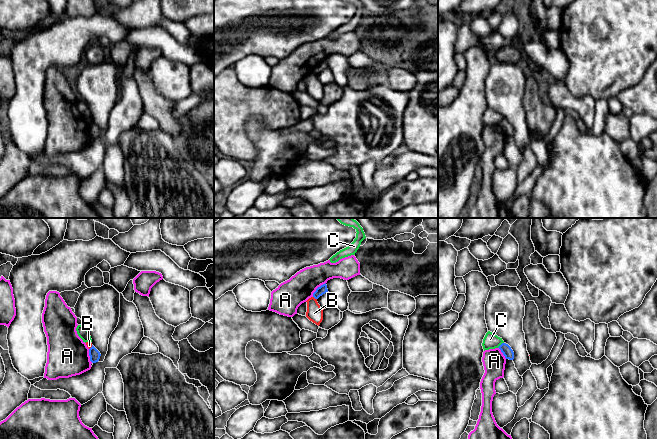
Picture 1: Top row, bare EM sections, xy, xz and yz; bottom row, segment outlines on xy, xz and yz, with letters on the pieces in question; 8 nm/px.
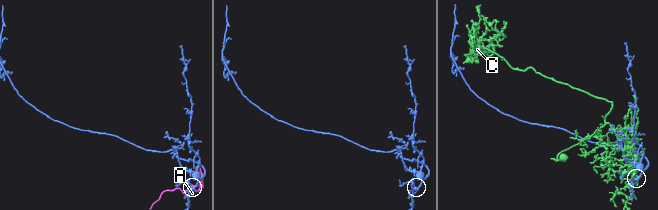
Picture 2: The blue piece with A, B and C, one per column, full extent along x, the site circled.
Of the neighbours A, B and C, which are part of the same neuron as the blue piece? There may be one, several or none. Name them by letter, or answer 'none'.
none

